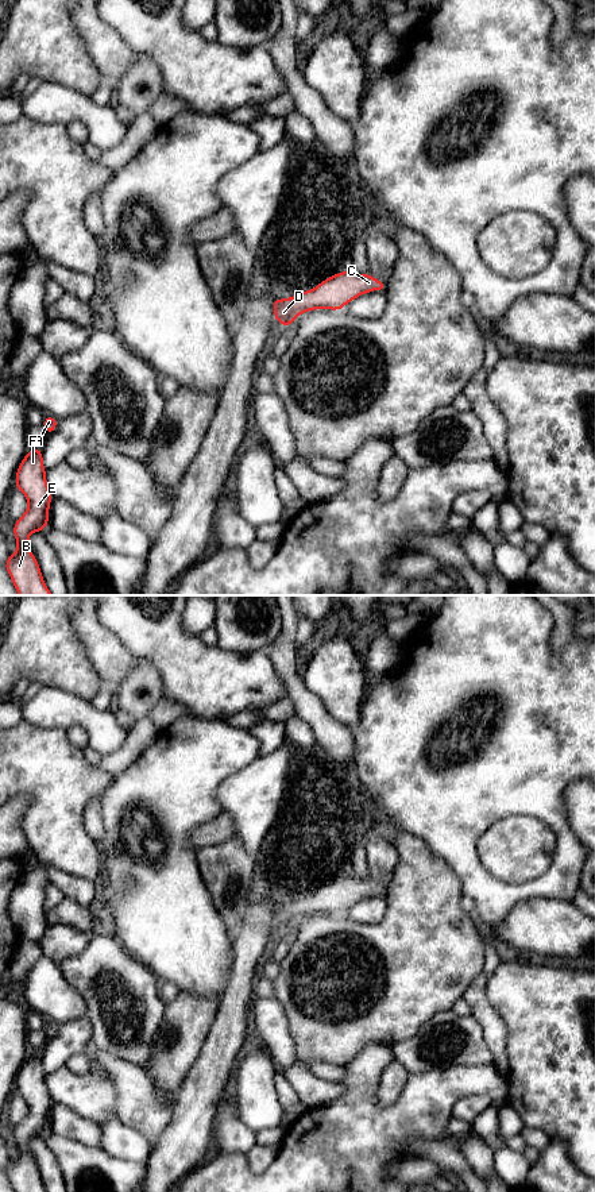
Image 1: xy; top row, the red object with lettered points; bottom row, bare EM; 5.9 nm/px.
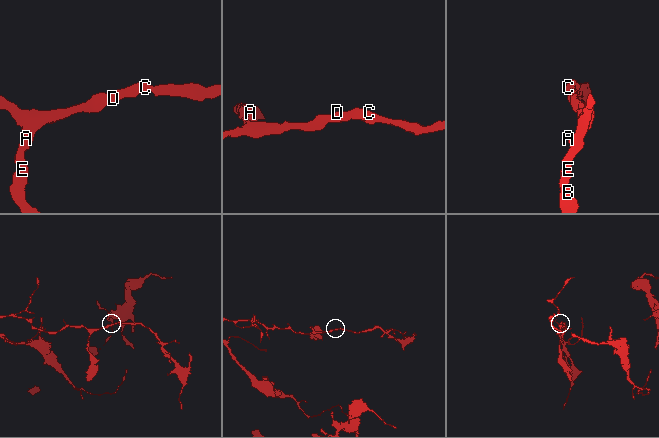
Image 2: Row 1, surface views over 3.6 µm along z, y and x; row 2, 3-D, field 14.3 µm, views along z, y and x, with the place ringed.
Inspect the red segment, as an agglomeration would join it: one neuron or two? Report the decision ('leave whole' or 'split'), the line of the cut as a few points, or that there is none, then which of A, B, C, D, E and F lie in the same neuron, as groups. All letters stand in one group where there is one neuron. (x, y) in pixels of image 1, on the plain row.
leave whole; no cut; A B C D E F

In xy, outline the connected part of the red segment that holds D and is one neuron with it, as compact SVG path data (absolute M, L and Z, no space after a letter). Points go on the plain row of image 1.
M345 875L321 886L312 895L295 898L286 904L275 903L273 907L274 922L277 927L290 931L304 917L341 915L345 909L374 895L386 896L386 887L375 884L370 877L359 879Z

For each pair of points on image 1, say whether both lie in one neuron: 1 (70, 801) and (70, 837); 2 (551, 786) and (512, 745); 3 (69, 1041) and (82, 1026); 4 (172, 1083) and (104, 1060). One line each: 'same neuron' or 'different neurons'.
1: same neuron
2: same neuron
3: same neuron
4: different neurons

